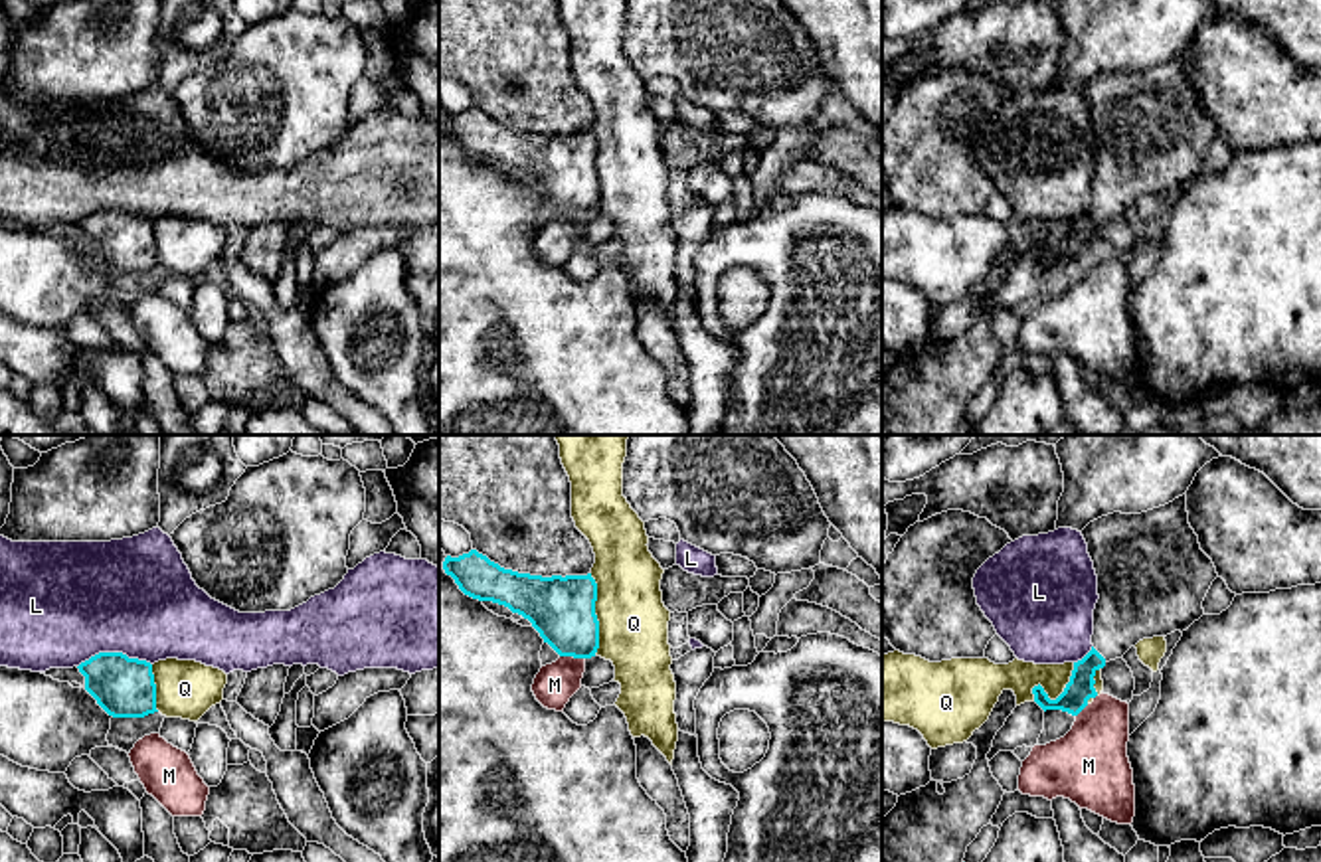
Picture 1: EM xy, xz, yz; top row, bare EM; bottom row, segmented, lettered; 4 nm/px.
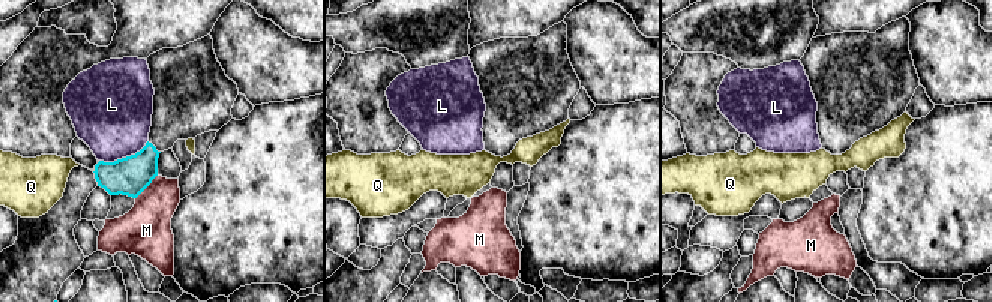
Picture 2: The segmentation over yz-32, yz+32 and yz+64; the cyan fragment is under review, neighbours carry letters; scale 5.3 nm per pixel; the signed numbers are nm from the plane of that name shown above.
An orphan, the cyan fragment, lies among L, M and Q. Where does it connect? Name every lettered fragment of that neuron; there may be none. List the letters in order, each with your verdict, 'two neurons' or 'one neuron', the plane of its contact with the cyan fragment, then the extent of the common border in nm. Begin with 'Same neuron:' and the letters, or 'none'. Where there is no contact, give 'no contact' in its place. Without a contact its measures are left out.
Same neuron: none
L: two neurons | xy | 300 nm
M: two neurons | xz | 110 nm
Q: two neurons | xz | 320 nm

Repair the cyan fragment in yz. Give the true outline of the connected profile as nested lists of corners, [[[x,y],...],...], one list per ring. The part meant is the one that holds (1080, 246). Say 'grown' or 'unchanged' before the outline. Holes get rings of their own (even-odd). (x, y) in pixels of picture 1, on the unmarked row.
grown; [[[1187,51],[1141,69],[1113,69],[1090,79],[1082,93],[1098,132],[1092,208],[1064,249],[1050,257],[1038,241],[1034,259],[1078,273],[1096,255],[1096,229],[1143,196],[1187,188],[1204,172],[1202,158],[1218,134],[1189,81]]]

